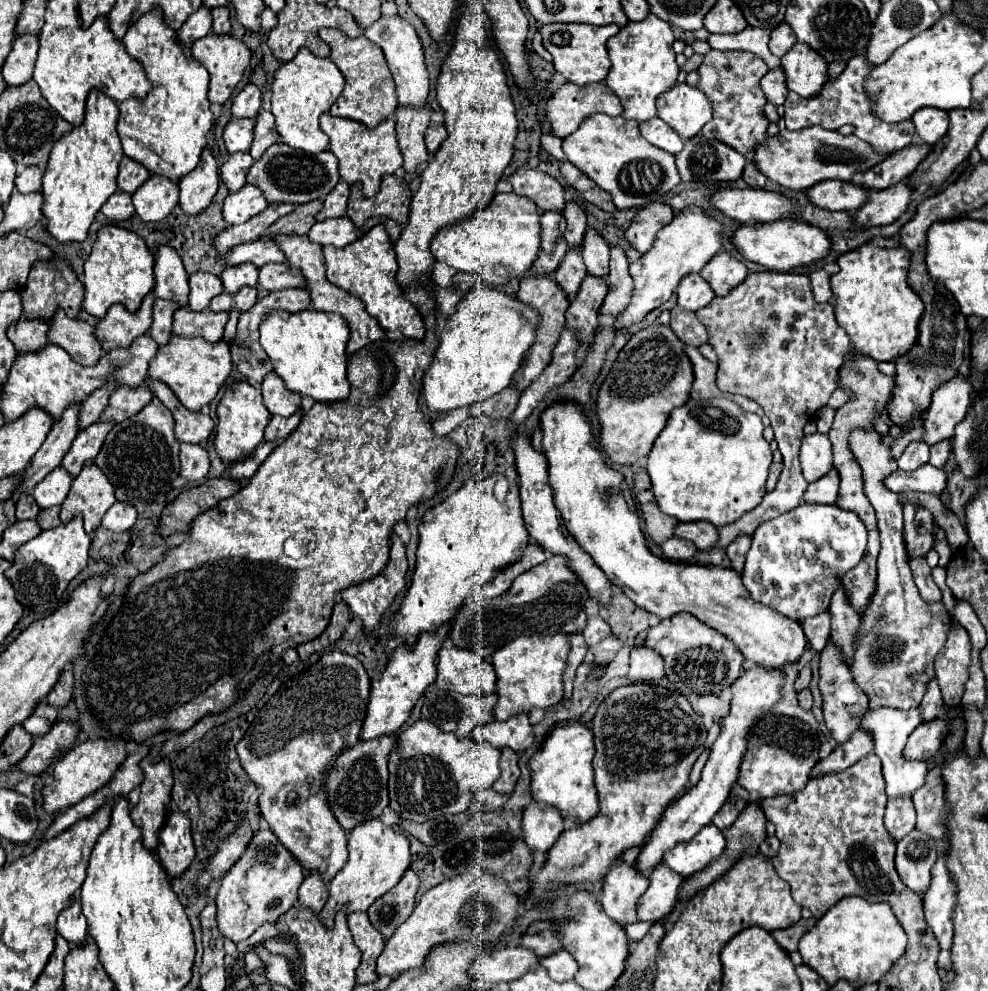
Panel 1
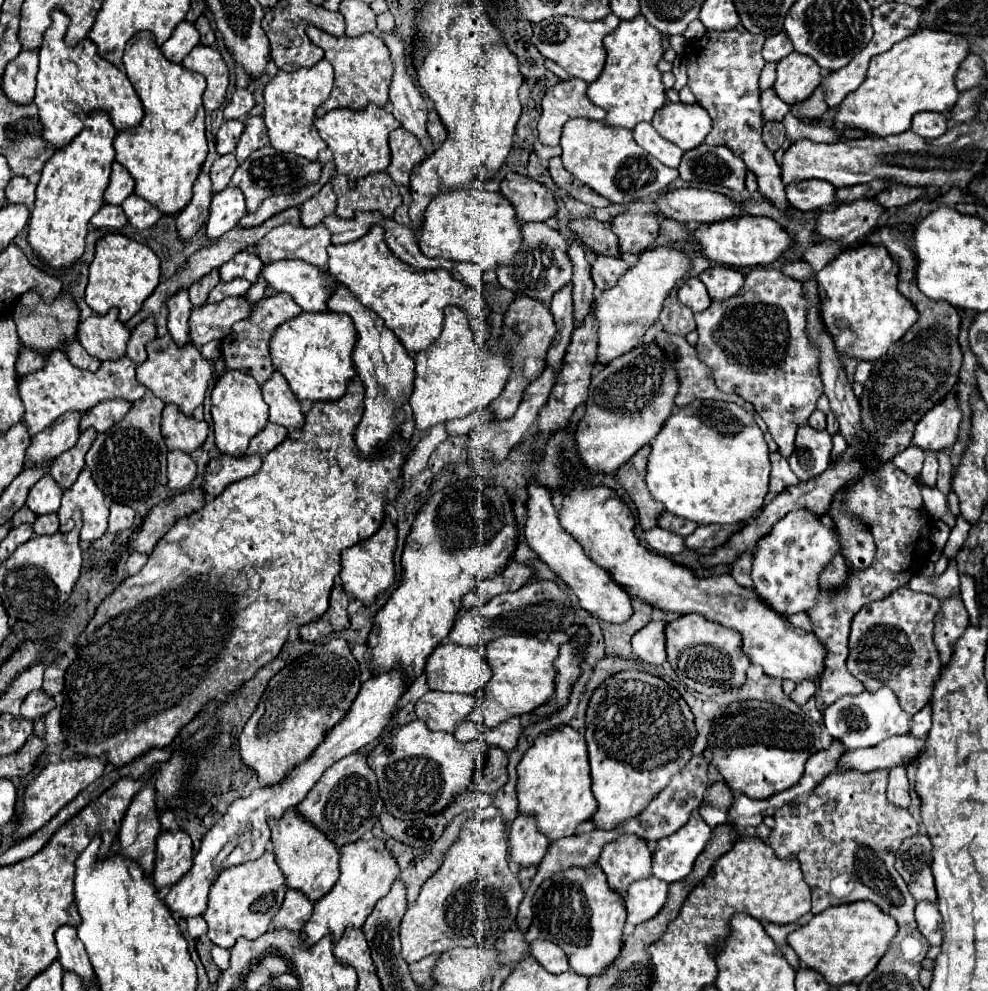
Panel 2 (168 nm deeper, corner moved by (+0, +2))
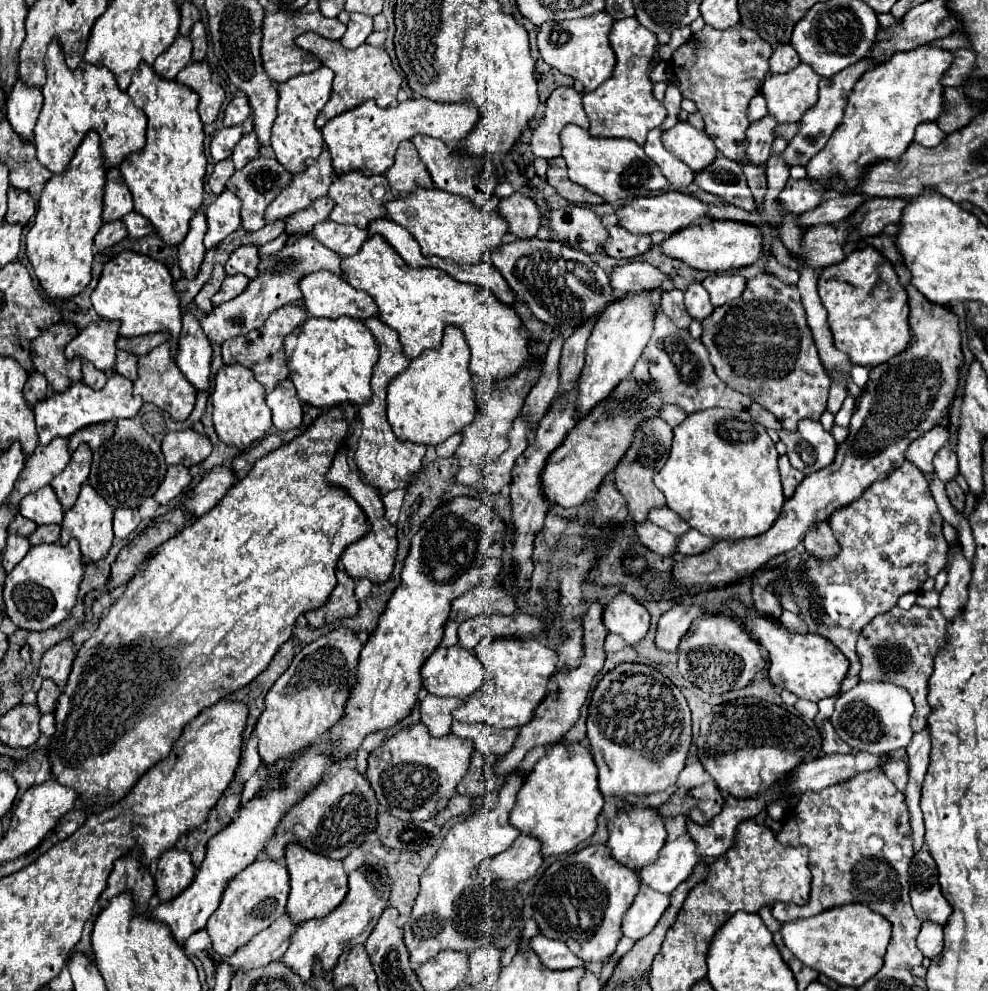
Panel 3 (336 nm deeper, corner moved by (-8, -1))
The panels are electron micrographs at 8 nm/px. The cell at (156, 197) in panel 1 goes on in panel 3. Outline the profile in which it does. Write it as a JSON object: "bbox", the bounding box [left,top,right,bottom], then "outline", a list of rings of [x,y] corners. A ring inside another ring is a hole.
{"bbox":[122,212,154,238],"outline":[[[130,212],[128,216],[122,218],[122,222],[126,224],[128,236],[132,236],[132,238],[142,238],[142,236],[148,236],[150,232],[154,232],[152,226],[148,224],[148,220],[144,220],[138,212]]]}

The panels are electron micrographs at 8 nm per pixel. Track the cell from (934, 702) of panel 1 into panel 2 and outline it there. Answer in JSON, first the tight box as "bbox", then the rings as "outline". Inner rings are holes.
{"bbox":[910,705,932,739],"outline":[[[926,705],[922,711],[918,711],[914,717],[912,717],[912,723],[910,723],[910,735],[912,737],[918,737],[918,739],[924,739],[930,731],[930,725],[932,725],[932,713],[930,713],[930,705]]]}

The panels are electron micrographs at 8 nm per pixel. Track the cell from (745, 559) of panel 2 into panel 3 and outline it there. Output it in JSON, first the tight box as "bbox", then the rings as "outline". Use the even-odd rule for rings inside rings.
{"bbox":[752,582,782,620],"outline":[[[752,582],[752,598],[754,598],[754,606],[760,614],[776,618],[776,620],[780,618],[780,614],[782,614],[780,602],[776,600],[776,596],[770,590],[762,588],[758,582]]]}

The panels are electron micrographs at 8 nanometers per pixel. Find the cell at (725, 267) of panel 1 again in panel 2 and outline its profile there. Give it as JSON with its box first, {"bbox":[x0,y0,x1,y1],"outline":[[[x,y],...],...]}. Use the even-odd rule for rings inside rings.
{"bbox":[698,267,744,301],"outline":[[[710,267],[698,275],[698,279],[706,285],[712,301],[724,301],[732,297],[744,283],[744,275],[732,267]]]}

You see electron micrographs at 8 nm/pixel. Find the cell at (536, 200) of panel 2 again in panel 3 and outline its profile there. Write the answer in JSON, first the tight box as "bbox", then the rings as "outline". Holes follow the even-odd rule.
{"bbox":[498,192,542,238],"outline":[[[514,192],[512,196],[500,200],[498,214],[508,220],[510,232],[518,238],[532,238],[542,226],[540,208],[532,198],[524,196],[522,192]]]}

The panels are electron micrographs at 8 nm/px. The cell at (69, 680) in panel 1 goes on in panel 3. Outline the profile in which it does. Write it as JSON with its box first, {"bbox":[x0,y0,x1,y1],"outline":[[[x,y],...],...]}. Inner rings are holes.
{"bbox":[40,640,74,688],"outline":[[[62,640],[60,644],[56,644],[54,648],[50,648],[40,664],[40,678],[48,678],[52,682],[56,682],[60,688],[66,686],[70,670],[72,670],[72,662],[74,662],[74,648],[72,648],[72,640]]]}

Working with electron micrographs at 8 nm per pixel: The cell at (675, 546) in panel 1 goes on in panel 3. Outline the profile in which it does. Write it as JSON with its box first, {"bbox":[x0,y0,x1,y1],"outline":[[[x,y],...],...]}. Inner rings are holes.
{"bbox":[636,520,678,556],"outline":[[[650,520],[636,524],[636,536],[644,546],[648,546],[652,552],[656,552],[660,556],[674,556],[676,554],[678,538],[672,536],[670,532],[664,532],[664,528],[658,528]]]}

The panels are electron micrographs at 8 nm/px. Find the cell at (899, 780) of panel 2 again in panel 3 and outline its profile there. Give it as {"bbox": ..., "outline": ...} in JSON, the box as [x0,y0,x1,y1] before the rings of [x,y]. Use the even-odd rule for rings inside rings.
{"bbox":[884,758,908,792],"outline":[[[892,758],[884,764],[884,774],[894,782],[894,786],[904,792],[906,784],[908,784],[908,764],[902,758]]]}

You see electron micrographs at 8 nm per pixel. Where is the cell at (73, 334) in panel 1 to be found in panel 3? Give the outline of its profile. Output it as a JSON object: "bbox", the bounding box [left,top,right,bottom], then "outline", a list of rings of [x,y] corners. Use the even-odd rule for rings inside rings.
{"bbox":[82,360,106,388],"outline":[[[84,360],[82,362],[82,380],[90,386],[90,388],[100,388],[100,386],[104,386],[106,384],[106,374],[104,372],[100,372],[100,370],[96,370],[96,368],[92,368],[92,364],[88,364],[88,360]]]}

